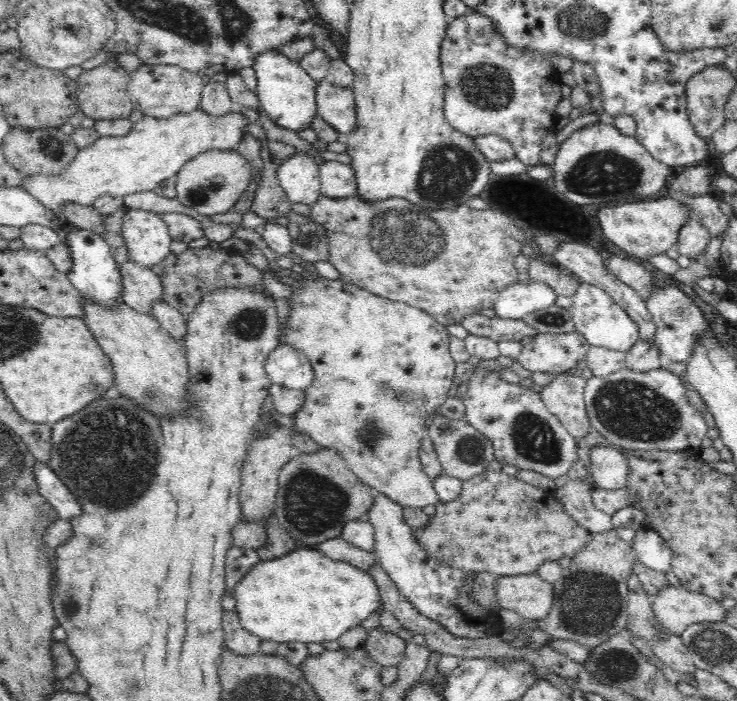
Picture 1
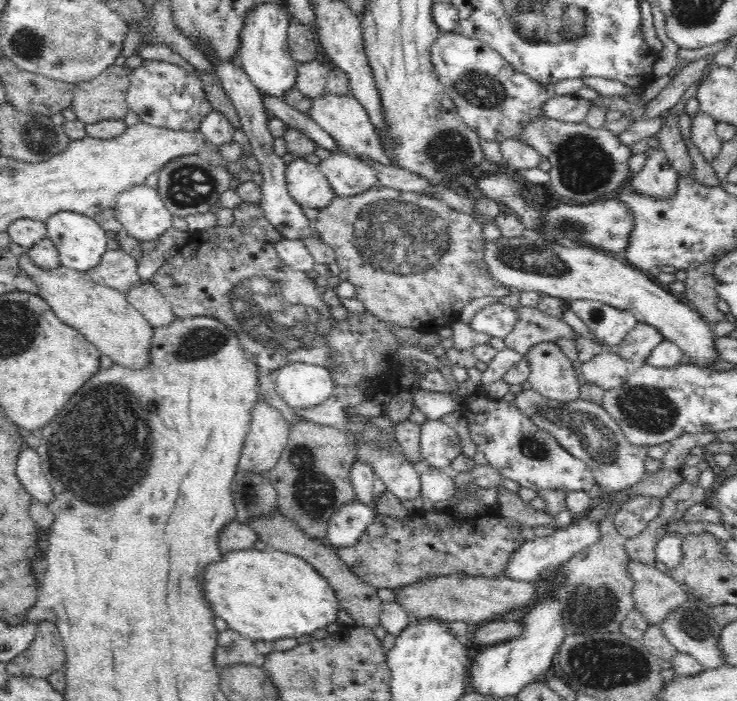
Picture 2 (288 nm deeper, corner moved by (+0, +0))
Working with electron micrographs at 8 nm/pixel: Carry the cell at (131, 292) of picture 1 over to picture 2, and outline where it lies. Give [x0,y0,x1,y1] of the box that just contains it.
[86,250,138,292]

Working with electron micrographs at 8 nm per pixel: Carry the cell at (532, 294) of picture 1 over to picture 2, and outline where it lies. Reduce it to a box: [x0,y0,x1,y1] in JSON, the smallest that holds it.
[468,304,518,338]

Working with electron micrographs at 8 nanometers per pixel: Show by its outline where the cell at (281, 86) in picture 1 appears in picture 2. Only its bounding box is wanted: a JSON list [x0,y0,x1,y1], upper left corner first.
[240,2,298,96]

